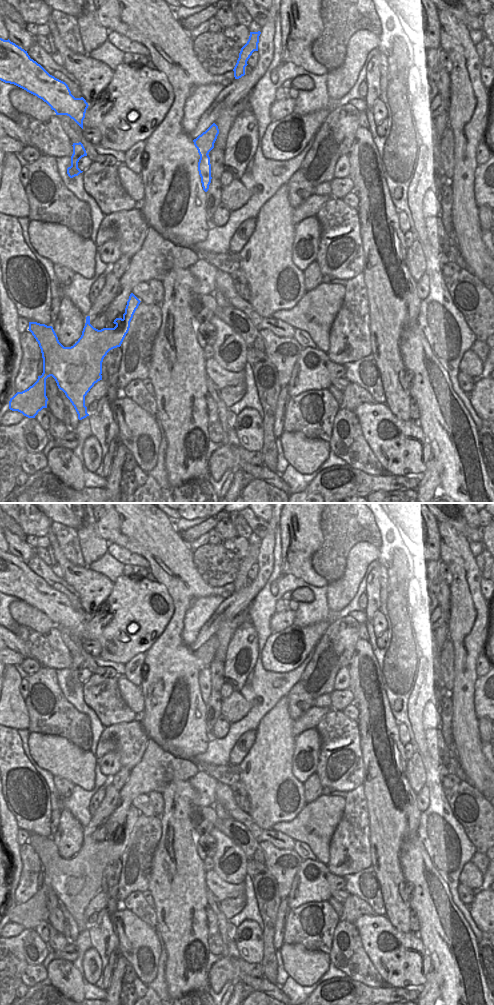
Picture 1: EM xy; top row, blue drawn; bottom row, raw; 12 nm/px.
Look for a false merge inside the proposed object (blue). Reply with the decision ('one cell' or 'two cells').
two cells

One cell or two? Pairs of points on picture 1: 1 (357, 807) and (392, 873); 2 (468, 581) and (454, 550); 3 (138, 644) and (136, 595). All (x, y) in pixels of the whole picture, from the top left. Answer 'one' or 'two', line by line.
1: two
2: one
3: one

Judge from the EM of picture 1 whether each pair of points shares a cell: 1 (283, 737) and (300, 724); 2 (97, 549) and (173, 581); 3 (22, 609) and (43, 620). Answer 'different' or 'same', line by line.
1: different
2: different
3: same

